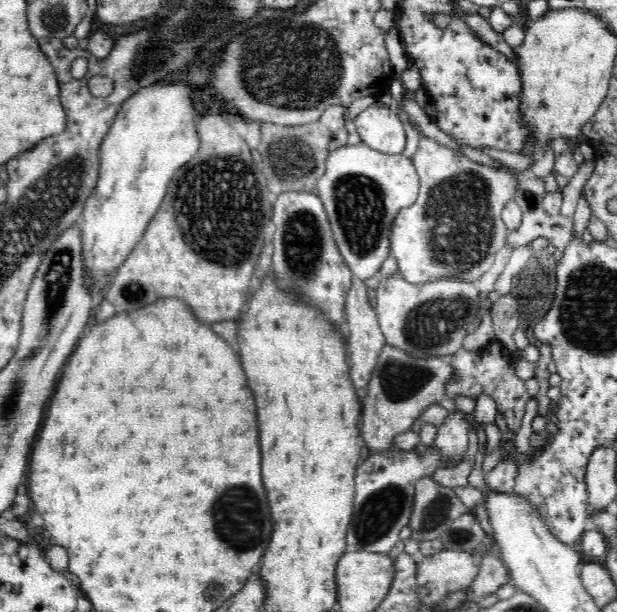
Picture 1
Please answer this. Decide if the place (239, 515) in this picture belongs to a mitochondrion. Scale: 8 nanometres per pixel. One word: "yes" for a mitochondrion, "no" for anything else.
yes

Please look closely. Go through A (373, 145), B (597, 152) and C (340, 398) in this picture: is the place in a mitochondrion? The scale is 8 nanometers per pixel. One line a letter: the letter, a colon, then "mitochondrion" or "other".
A: other
B: other
C: other

